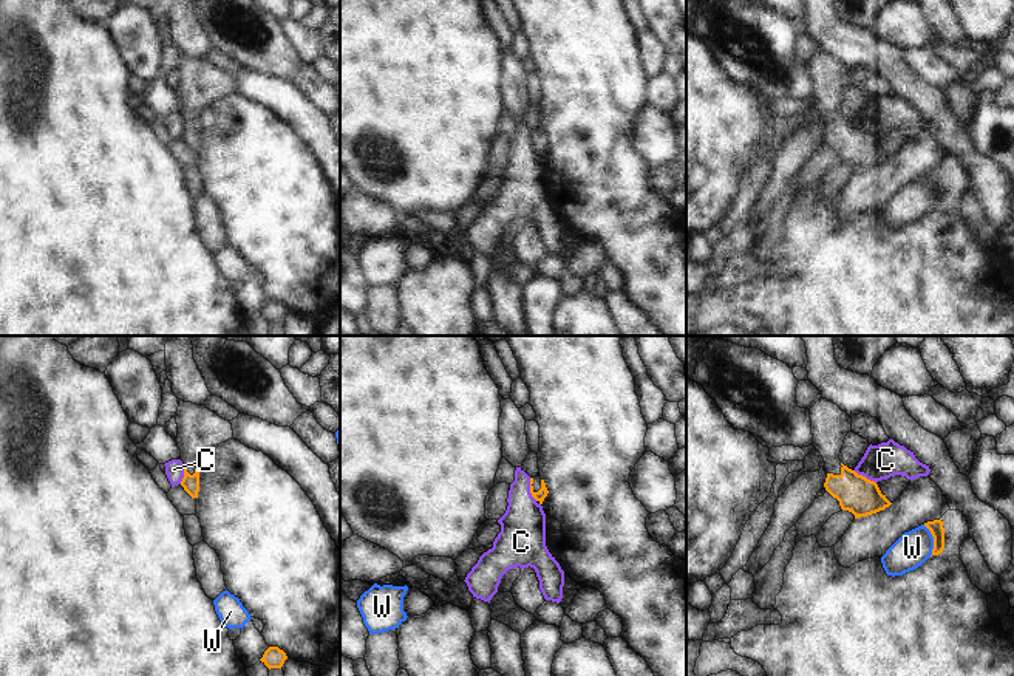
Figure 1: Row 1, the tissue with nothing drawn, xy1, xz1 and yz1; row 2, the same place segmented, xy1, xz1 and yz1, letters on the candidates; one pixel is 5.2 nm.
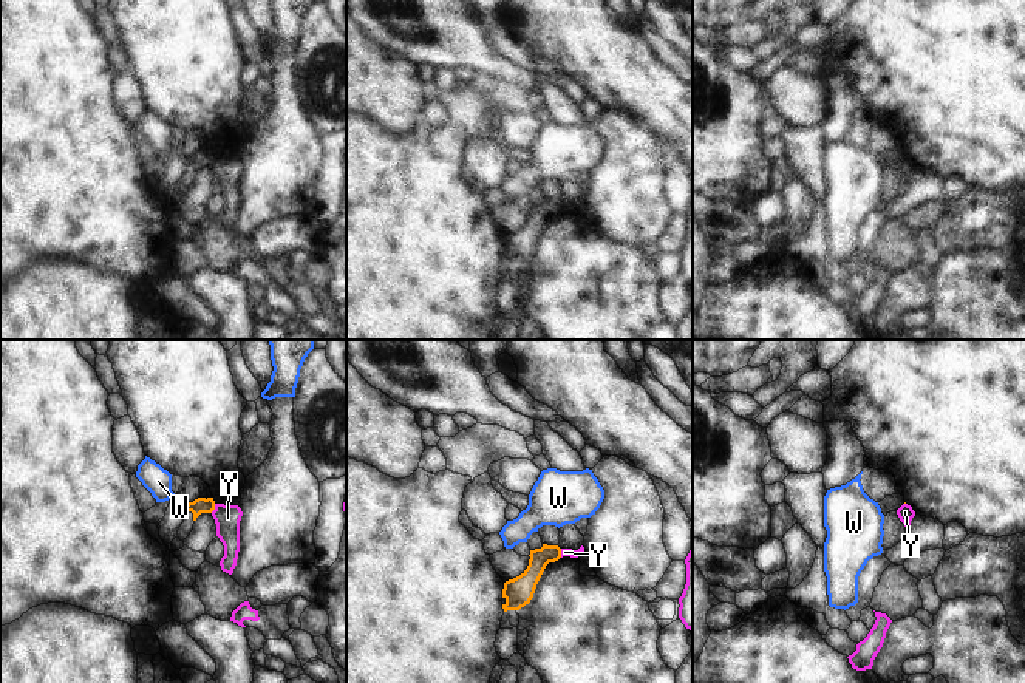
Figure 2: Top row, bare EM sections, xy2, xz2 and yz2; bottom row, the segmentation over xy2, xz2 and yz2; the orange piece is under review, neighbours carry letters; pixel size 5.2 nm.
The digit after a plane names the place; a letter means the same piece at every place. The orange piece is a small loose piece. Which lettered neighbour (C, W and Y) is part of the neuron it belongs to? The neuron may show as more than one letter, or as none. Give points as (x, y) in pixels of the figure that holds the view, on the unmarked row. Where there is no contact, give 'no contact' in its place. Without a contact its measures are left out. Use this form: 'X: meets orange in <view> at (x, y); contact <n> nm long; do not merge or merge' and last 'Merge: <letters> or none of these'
C: meets orange in xz1 at (530, 143); contact 130 nm long; do not merge
W: meets orange in yz1 at (934, 194); contact 170 nm long; do not merge
Y: meets orange in xy2 at (214, 163); contact 50 nm long; do not merge
Merge: none of these

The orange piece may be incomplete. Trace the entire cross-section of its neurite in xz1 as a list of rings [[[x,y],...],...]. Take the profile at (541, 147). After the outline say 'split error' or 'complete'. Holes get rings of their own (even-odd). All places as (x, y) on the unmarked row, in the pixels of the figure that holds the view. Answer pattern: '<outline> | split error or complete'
[[[539,128],[530,131],[530,147],[539,158],[543,158],[544,152],[547,150],[549,144],[546,141],[544,133]]] | split error

